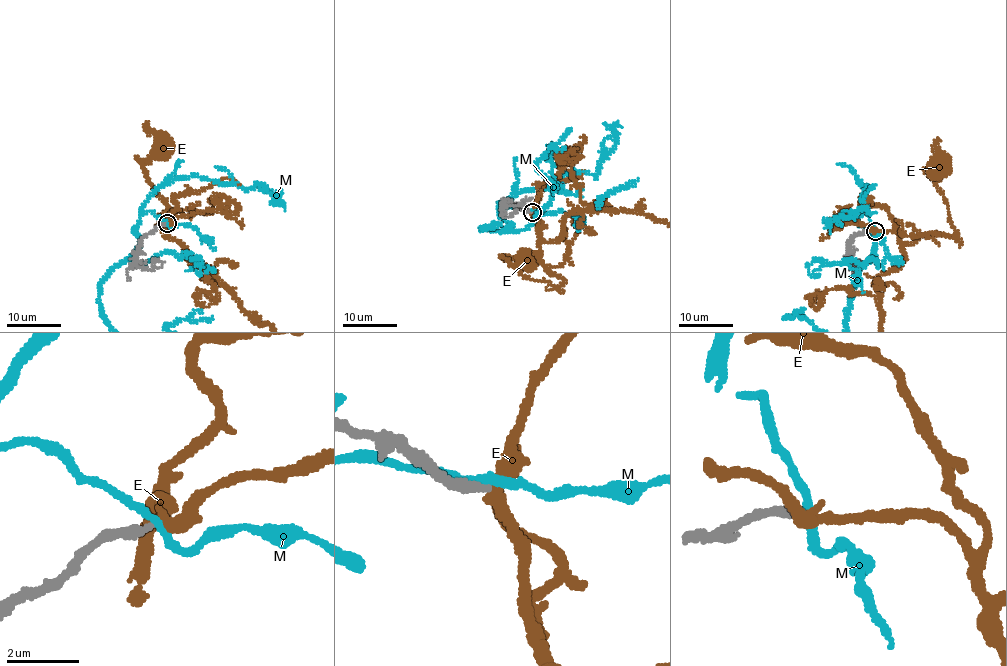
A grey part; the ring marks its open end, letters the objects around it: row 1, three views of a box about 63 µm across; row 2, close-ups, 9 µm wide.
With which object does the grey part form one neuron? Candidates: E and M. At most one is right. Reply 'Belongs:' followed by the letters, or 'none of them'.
Belongs: E

